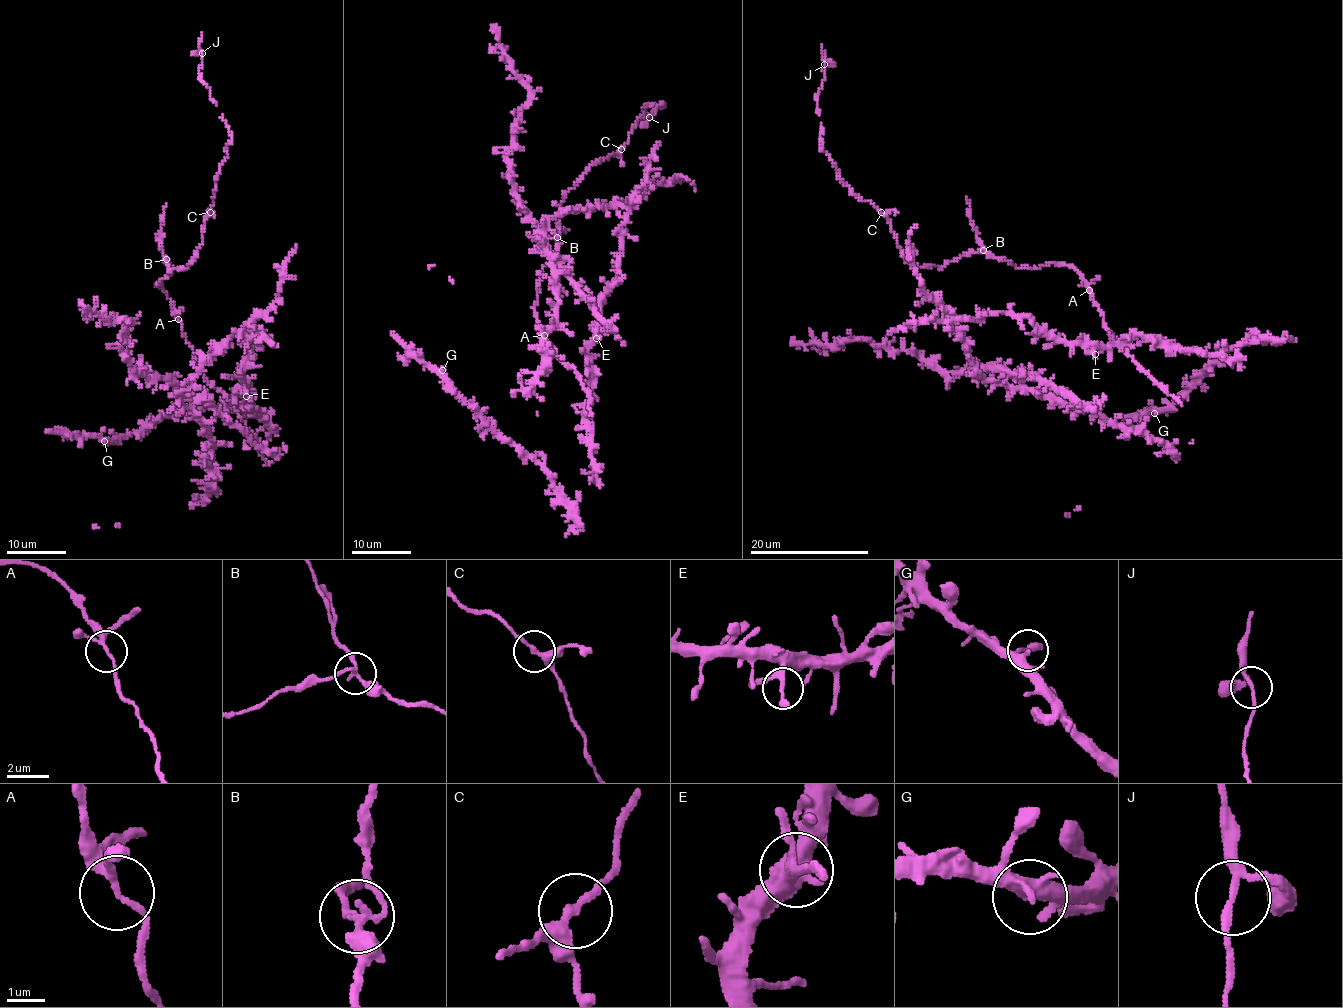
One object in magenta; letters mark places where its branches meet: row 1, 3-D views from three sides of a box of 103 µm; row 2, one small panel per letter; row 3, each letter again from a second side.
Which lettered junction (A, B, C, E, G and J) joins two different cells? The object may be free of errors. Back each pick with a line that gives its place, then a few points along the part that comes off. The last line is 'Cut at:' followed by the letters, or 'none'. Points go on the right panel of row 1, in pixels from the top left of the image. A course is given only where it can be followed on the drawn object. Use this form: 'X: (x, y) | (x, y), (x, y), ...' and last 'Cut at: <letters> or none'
B: (983, 250) | (984, 250), (969, 217), (971, 204), (967, 198)
Cut at: B

